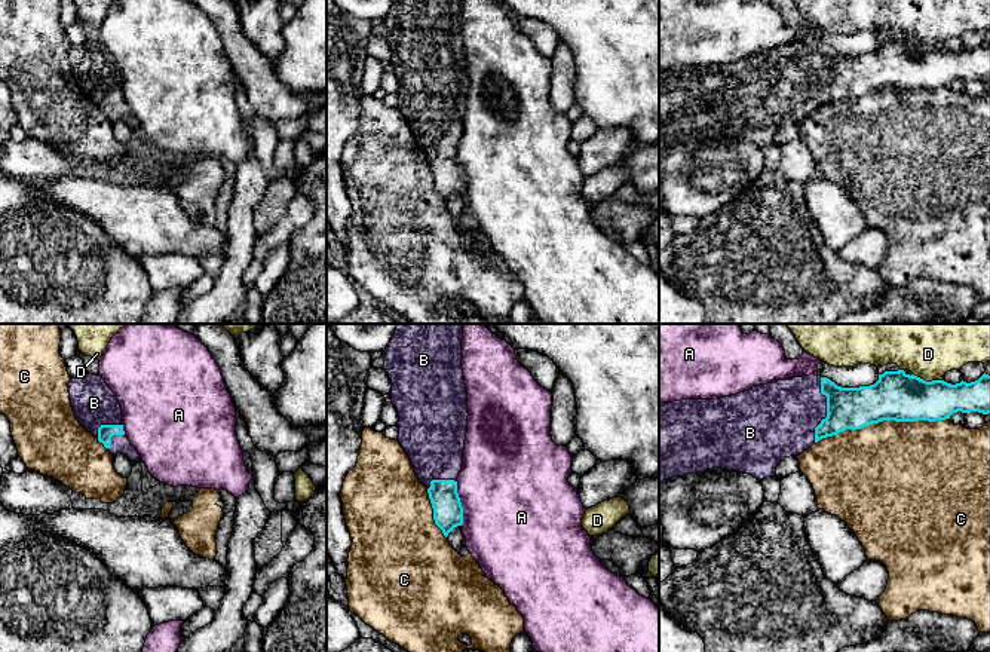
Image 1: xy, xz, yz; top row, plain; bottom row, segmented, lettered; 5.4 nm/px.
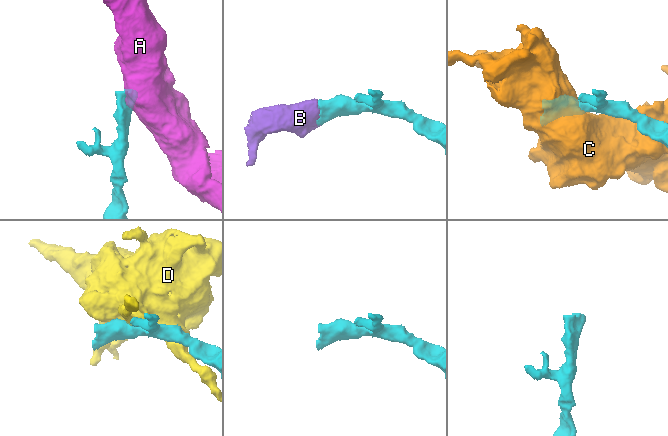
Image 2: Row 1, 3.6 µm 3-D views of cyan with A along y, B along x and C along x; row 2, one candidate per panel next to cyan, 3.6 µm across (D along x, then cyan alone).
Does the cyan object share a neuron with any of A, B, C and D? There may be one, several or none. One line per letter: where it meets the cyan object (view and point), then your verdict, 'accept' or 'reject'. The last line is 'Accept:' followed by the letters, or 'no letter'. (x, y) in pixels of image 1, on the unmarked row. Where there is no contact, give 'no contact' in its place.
A: contact xz (460, 170); reject
B: contact yz (827, 77); accept
C: contact yz (880, 88); reject
D: contact yz (925, 48); reject
Accept: B

